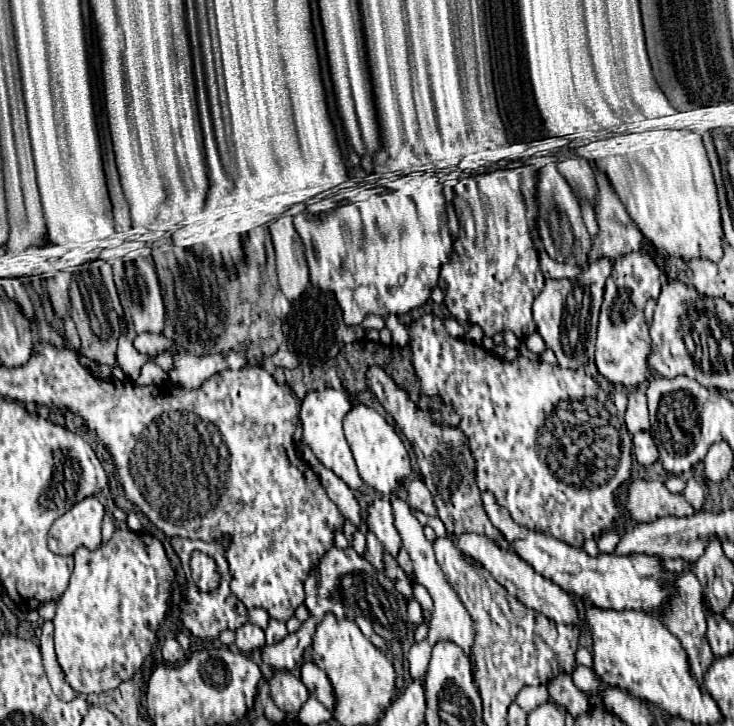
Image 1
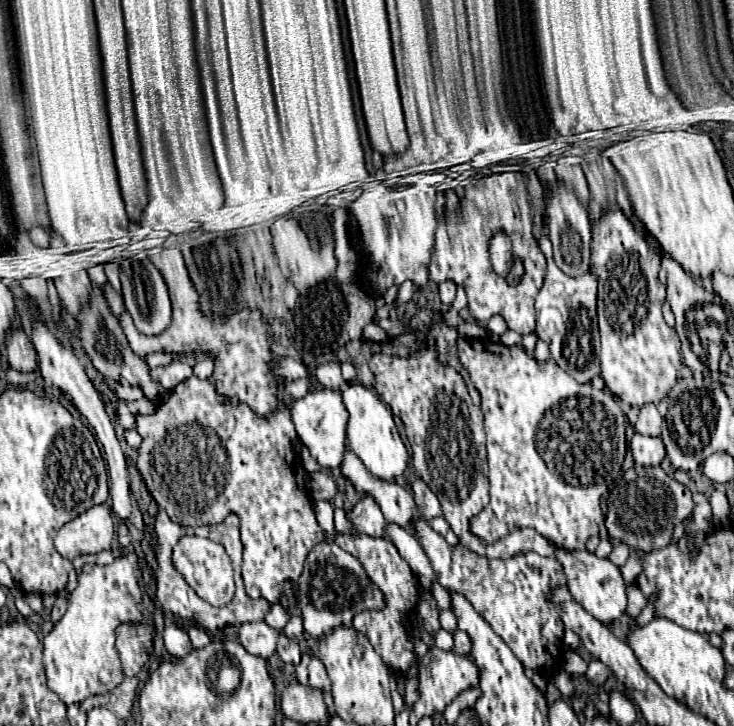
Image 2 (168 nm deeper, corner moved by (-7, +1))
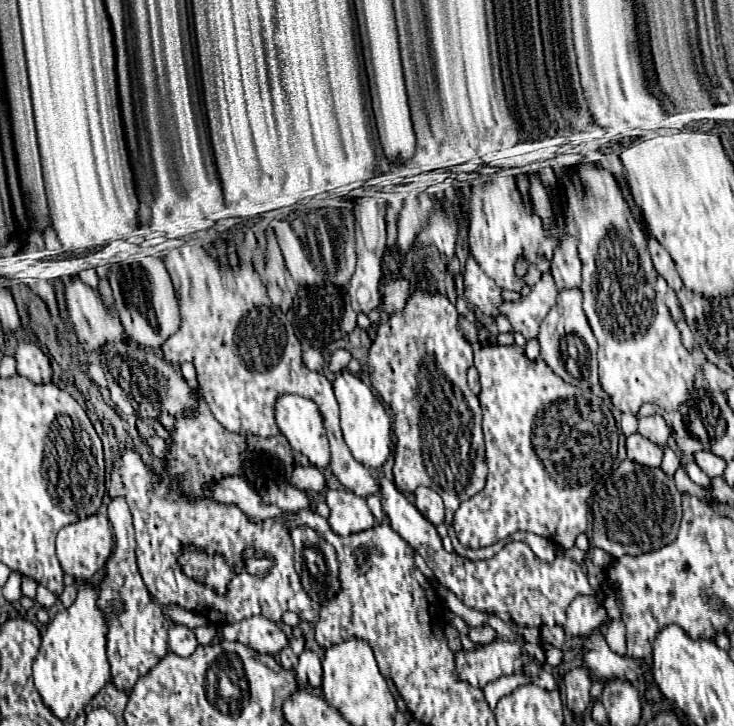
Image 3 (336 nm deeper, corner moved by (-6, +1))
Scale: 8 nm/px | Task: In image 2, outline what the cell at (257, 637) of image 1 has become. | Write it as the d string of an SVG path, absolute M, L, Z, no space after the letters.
M266 622L242 624L238 634L238 640L246 648L246 652L260 658L270 658L276 652L276 638L278 632L270 628Z

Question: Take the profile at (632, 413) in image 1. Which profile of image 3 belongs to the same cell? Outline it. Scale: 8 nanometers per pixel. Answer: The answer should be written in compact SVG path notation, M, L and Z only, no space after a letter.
M655 414L655 416L647 416L647 418L639 420L639 434L649 438L651 442L655 442L659 446L665 446L671 430L669 430L667 422L663 420L663 416Z

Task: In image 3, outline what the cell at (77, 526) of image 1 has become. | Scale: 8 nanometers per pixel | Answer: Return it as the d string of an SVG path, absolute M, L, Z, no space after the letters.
M93 514L85 520L79 520L77 524L69 524L69 526L63 526L59 530L59 534L57 534L57 558L61 562L63 572L73 576L73 584L67 586L63 590L63 594L59 596L61 602L65 604L65 608L73 604L79 586L85 584L97 570L101 570L105 566L111 552L113 552L113 532L109 528L109 520L101 514Z

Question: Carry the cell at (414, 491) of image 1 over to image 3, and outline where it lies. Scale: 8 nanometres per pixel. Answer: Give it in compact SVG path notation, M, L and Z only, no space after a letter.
M419 486L415 490L415 506L435 526L443 522L443 500L435 490L427 486Z

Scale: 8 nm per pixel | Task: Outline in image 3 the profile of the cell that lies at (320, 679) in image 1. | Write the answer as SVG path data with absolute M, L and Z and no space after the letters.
M303 650L298 657L298 665L296 667L296 678L299 680L299 686L303 686L305 682L313 688L321 686L321 678L323 678L323 670L321 670L321 660L315 652L311 650Z

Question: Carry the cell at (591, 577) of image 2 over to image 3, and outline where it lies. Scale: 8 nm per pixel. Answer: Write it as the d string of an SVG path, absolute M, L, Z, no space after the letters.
M579 596L569 604L567 612L569 614L563 628L571 636L587 636L607 620L601 596Z

